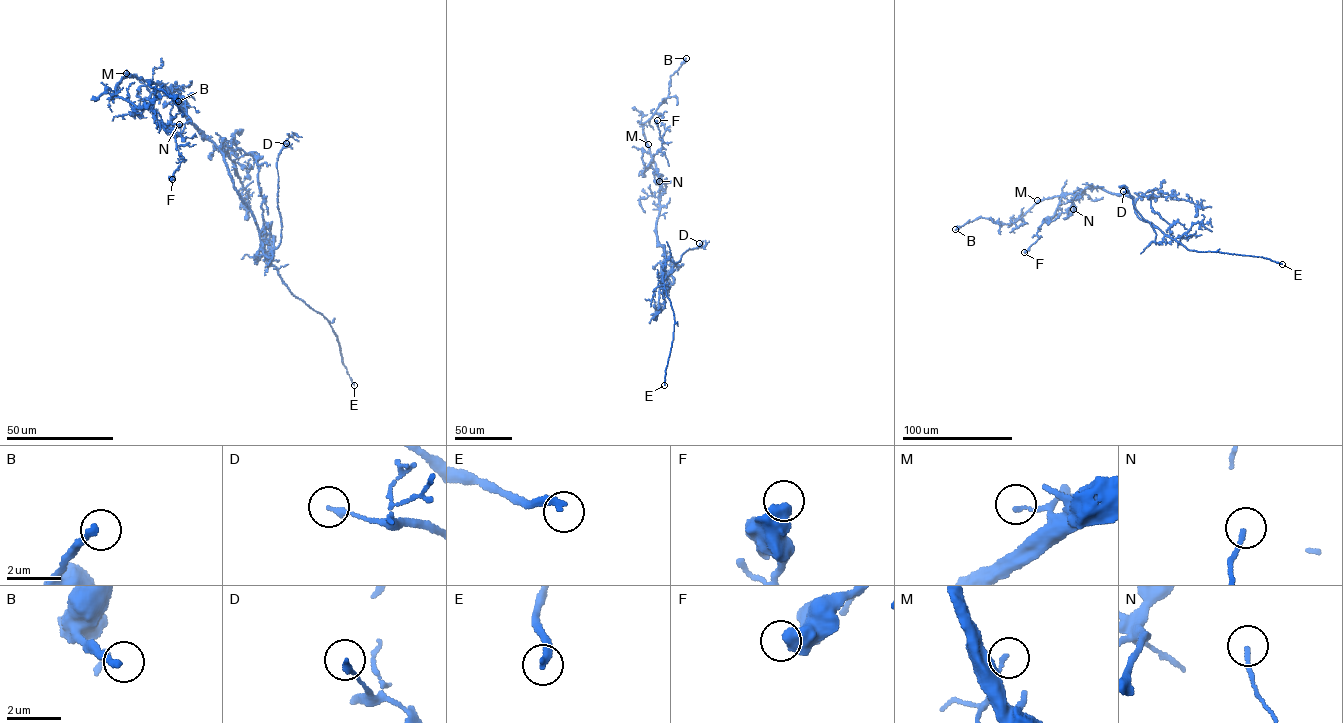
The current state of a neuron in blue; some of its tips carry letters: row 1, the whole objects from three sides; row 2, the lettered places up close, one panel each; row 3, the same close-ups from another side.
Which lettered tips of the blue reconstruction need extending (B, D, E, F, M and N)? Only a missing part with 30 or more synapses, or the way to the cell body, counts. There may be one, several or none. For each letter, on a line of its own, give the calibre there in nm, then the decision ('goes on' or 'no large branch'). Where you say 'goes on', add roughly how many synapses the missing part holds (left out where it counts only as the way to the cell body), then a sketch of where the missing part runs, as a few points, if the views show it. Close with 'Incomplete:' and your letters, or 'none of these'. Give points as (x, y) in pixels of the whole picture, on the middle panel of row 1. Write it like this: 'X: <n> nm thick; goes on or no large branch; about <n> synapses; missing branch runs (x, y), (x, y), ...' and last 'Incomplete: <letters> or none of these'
B: 240 nm thick; no large branch
D: 200 nm thick; no large branch
E: 280 nm thick; goes on; missing branch runs (664, 385), (662, 423), (658, 428), (662, 442)
F: 600 nm thick; no large branch
M: 140 nm thick; no large branch
N: 150 nm thick; no large branch
Incomplete: E

